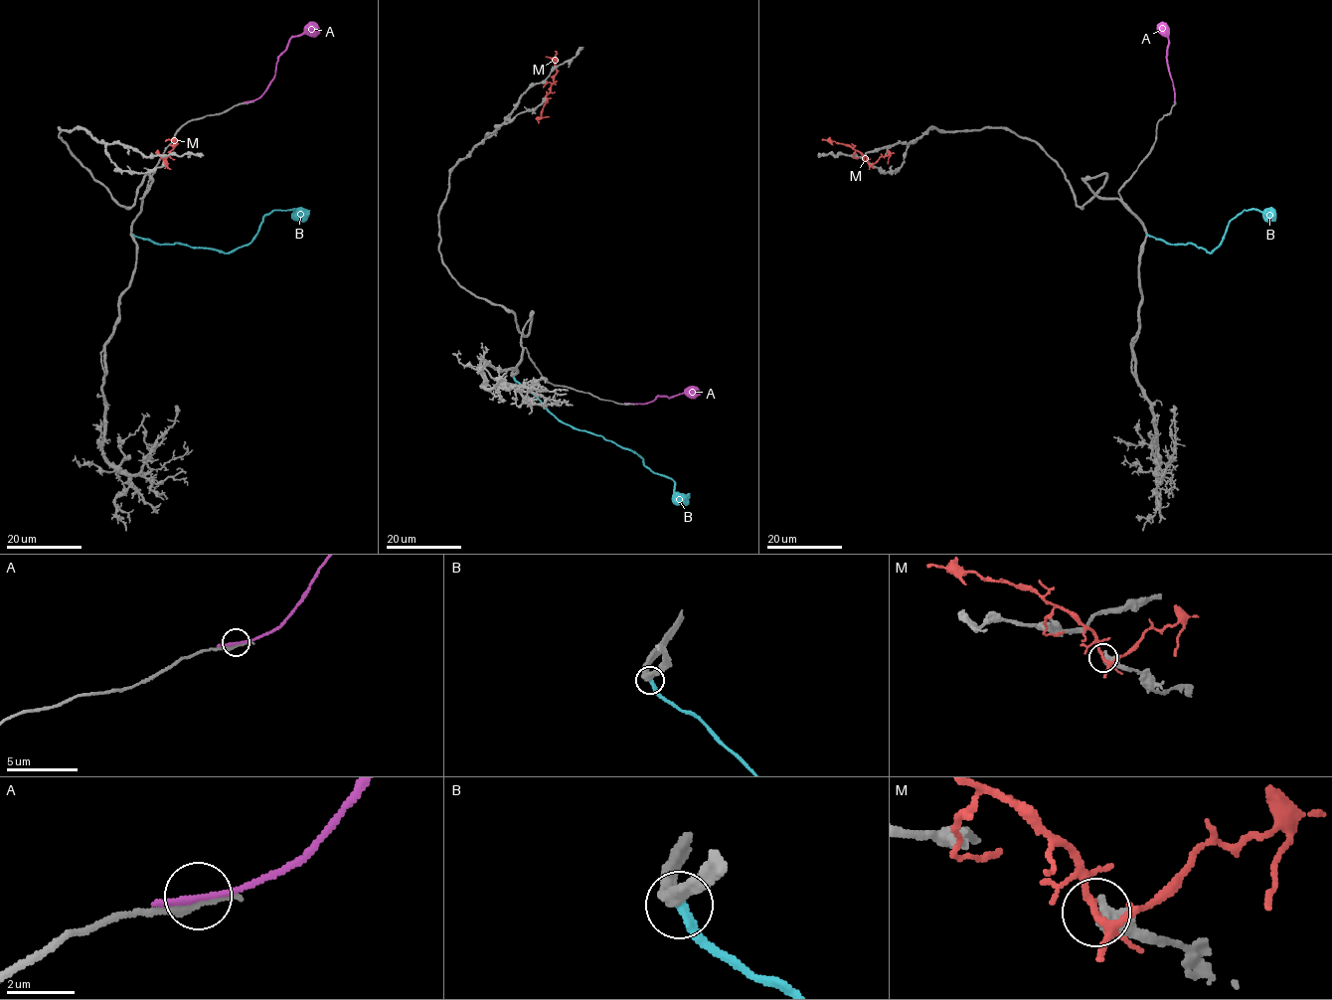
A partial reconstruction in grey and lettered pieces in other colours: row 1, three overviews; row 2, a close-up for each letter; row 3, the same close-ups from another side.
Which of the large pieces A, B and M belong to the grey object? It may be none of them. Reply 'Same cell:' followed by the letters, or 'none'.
Same cell: none

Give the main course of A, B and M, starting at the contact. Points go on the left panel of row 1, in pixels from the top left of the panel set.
A: (249, 101), (257, 99), (267, 86), (275, 74), (278, 57), (288, 41), (311, 33), (317, 25)
B: (132, 235), (158, 244), (181, 243), (227, 253), (247, 245), (262, 218), (273, 210), (301, 209), (306, 216)
M: (165, 164), (165, 158), (176, 143), (170, 139), (165, 141)

